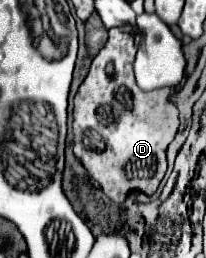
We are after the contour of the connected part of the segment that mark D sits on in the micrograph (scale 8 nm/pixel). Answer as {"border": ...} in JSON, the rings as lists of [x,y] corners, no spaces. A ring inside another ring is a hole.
{"border":[[[129,25],[109,29],[103,49],[95,55],[75,95],[73,109],[73,153],[115,203],[123,203],[129,191],[143,191],[145,195],[157,191],[167,171],[167,145],[179,127],[179,111],[169,101],[171,89],[141,91],[137,87],[133,75],[135,53],[137,45]],[[107,63],[115,65],[113,77],[105,73]]]}

